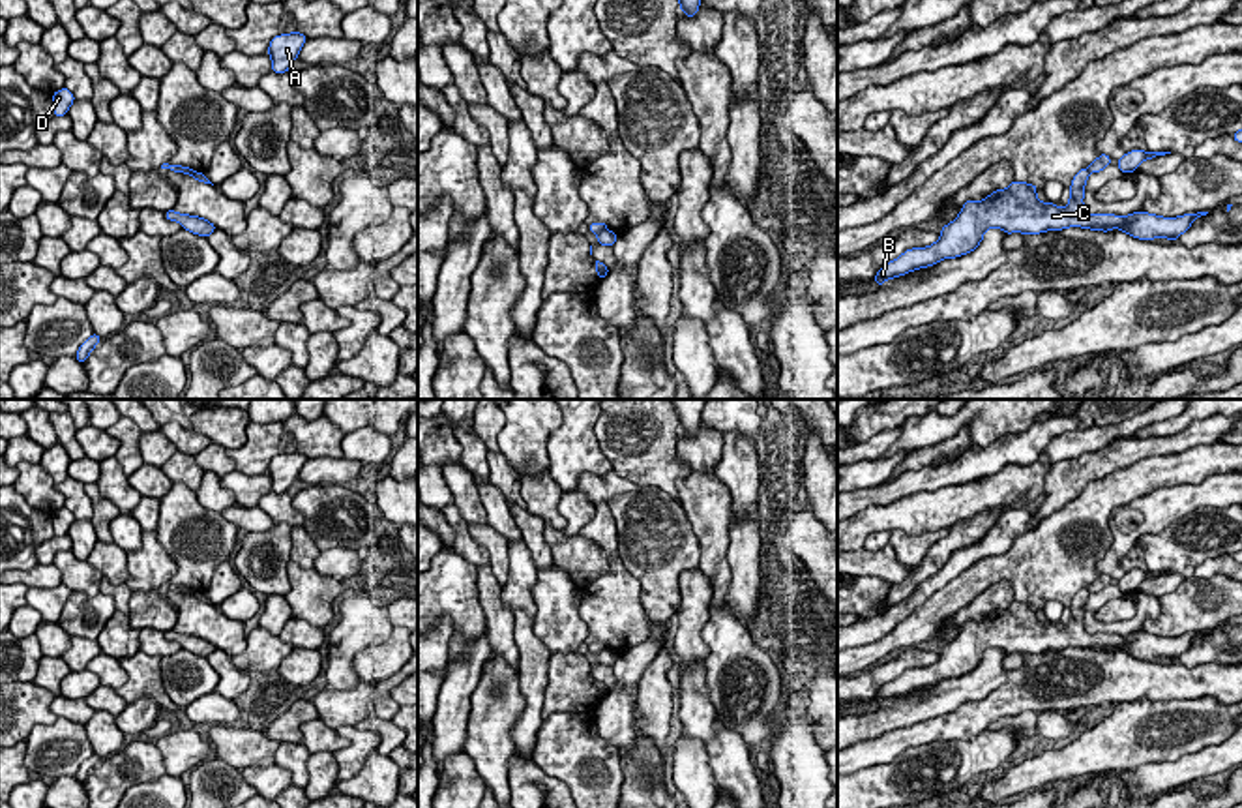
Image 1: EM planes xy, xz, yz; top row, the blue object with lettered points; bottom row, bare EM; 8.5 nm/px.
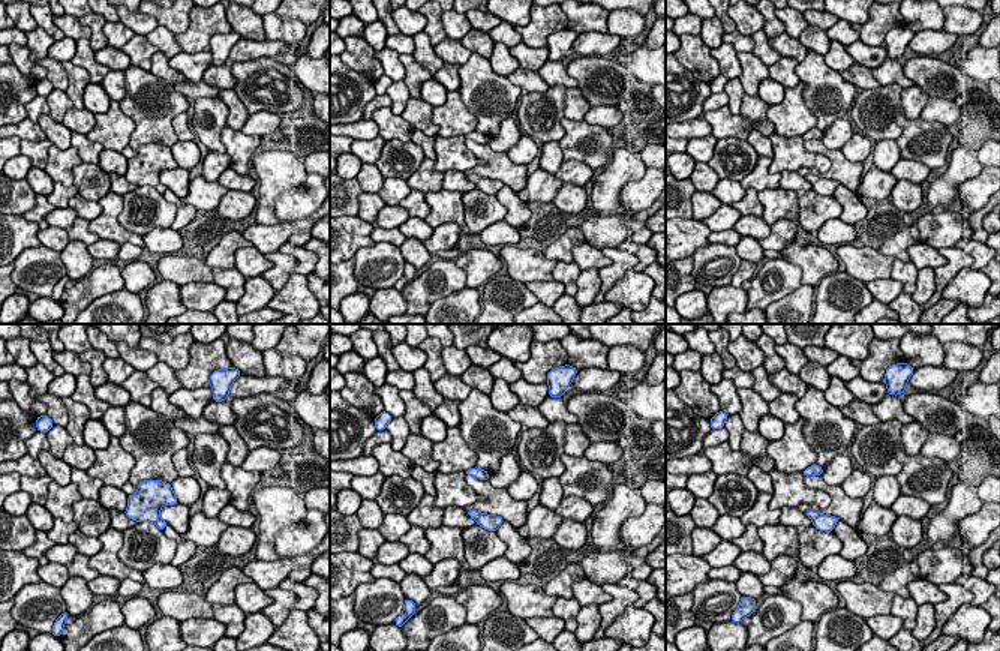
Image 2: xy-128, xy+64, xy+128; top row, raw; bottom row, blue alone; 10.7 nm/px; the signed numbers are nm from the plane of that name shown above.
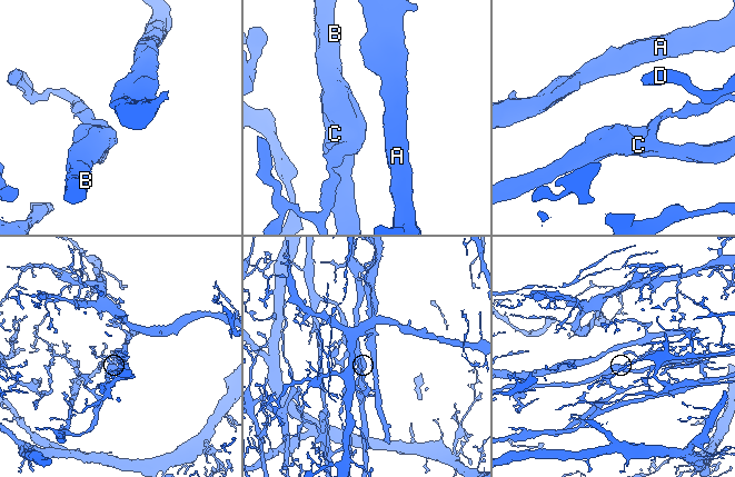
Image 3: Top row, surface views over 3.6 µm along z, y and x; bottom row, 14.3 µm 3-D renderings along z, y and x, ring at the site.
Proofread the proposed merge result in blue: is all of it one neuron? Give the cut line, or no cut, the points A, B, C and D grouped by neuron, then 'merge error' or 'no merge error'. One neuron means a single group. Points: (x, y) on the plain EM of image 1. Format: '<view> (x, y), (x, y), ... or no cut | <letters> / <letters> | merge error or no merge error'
xz (606, 649), (596, 653) | A D / B C | merge error

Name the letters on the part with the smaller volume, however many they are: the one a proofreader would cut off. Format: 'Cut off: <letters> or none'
Cut off: B, C

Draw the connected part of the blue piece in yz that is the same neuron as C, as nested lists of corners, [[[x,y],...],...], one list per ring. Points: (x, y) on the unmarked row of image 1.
[[[1081,589],[1070,606],[1070,621],[1064,628],[1053,622],[1042,622],[1036,617],[1036,606],[1013,600],[1010,607],[997,609],[983,621],[967,621],[959,636],[942,647],[940,658],[927,667],[912,667],[895,681],[879,688],[875,701],[880,707],[886,699],[895,699],[918,688],[927,688],[942,679],[961,677],[974,671],[983,660],[987,649],[1002,649],[1006,654],[1040,654],[1045,651],[1062,651],[1083,647],[1109,652],[1120,649],[1133,658],[1150,662],[1152,658],[1169,658],[1175,662],[1186,652],[1195,637],[1208,632],[1184,634],[1178,637],[1161,637],[1146,632],[1130,636],[1094,634],[1085,630],[1083,617],[1088,600],[1088,589]]]

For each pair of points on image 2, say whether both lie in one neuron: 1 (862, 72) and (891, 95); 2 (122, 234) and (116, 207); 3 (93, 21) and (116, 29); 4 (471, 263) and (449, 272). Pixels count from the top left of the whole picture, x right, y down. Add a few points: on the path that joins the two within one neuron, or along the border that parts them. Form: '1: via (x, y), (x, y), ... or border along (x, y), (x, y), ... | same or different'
1: border along (880, 86), (862, 90) | different
2: via (116, 228), (113, 225), (113, 213) | same
3: border along (105, 21), (104, 32), (108, 44) | different
4: border along (453, 261), (465, 273), (467, 285) | different

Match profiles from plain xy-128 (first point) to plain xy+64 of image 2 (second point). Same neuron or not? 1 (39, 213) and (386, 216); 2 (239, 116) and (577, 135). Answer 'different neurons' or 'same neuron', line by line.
1: different neurons
2: different neurons

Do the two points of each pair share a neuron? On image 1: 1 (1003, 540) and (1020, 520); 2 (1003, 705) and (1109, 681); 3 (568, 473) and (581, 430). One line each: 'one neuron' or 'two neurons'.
1: one neuron
2: one neuron
3: one neuron

